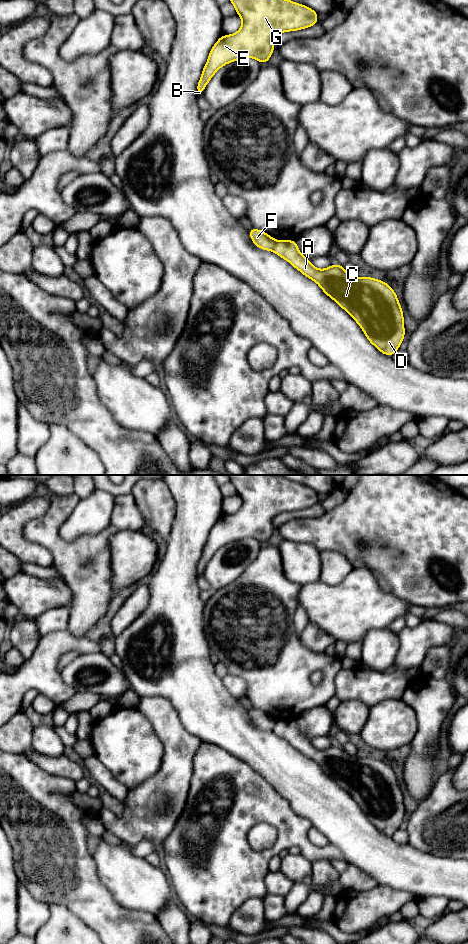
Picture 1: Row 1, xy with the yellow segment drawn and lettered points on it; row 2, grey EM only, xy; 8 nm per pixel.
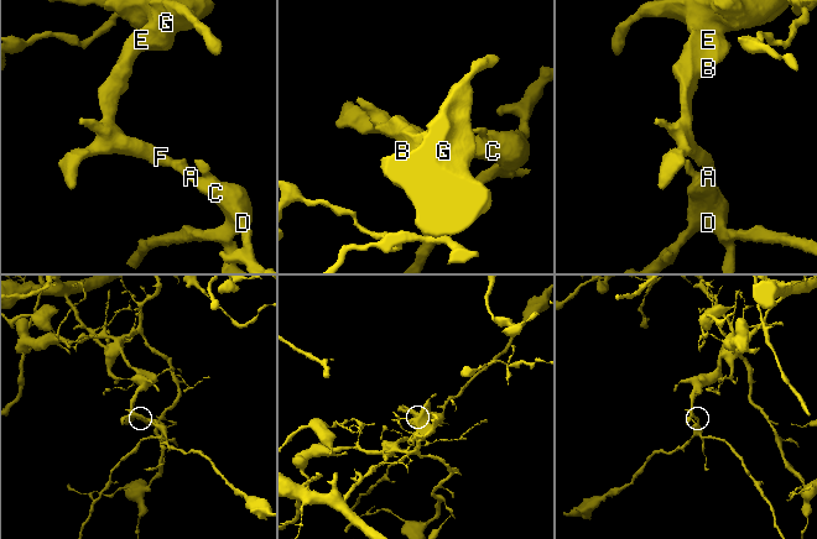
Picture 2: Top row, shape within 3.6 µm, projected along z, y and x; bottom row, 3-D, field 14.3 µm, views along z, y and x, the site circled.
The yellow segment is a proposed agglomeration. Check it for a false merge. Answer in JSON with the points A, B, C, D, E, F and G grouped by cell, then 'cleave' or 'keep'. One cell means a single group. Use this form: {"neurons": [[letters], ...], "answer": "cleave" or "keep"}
{"neurons": [["A", "C", "D"], ["B", "E", "F", "G"]], "answer": "cleave"}

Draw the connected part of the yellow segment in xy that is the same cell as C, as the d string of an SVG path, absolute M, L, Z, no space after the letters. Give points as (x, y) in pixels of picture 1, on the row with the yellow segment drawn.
M295 239L277 240L272 251L288 261L307 278L316 282L328 297L349 313L360 326L368 341L382 354L392 357L400 348L405 338L403 310L390 285L373 277L351 276L340 264L332 264L326 269L317 269L299 251Z

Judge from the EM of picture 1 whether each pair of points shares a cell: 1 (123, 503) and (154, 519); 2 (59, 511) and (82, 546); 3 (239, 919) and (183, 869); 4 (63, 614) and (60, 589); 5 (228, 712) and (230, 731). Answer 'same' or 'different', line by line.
1: different
2: same
3: different
4: different
5: same

